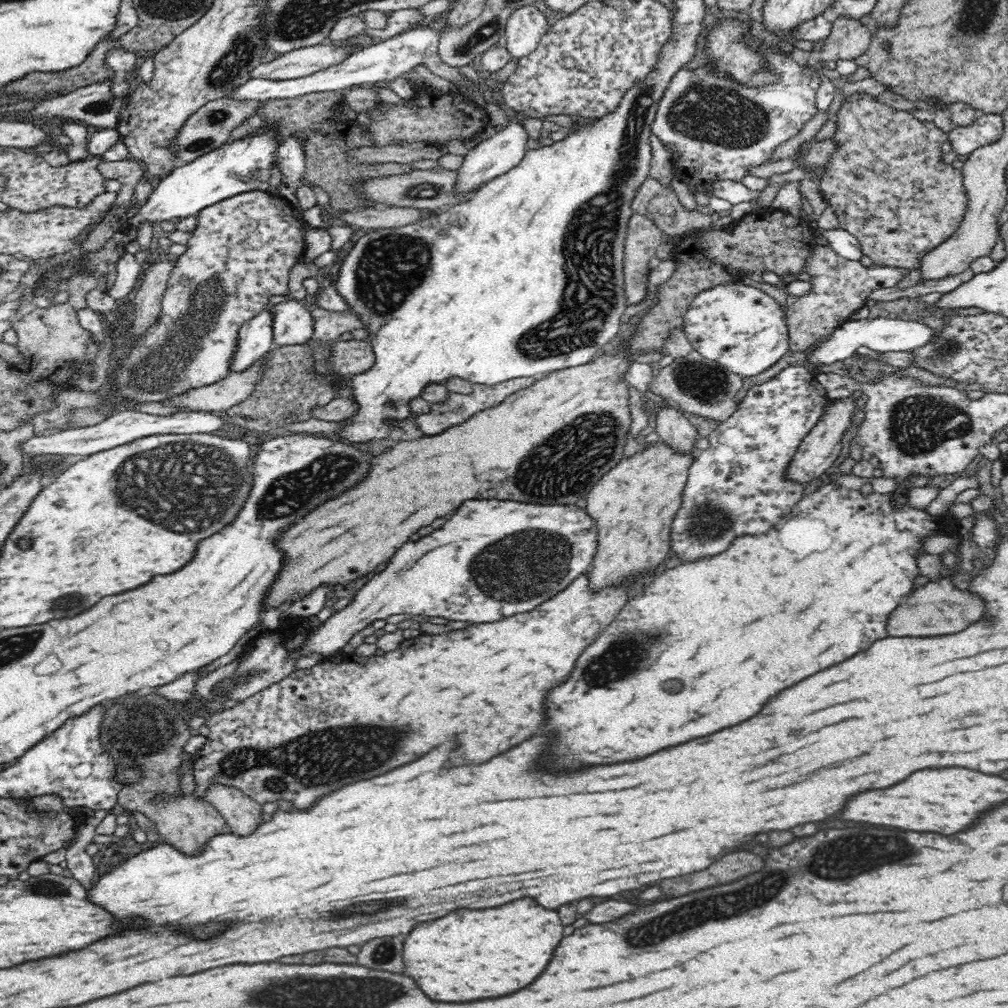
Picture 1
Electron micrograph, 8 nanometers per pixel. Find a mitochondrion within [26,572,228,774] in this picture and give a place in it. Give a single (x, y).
(155, 738)

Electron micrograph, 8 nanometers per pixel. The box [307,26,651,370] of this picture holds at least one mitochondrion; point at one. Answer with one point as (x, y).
(388, 270)

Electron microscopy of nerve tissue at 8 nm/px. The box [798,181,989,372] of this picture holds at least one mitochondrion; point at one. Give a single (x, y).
(948, 348)

